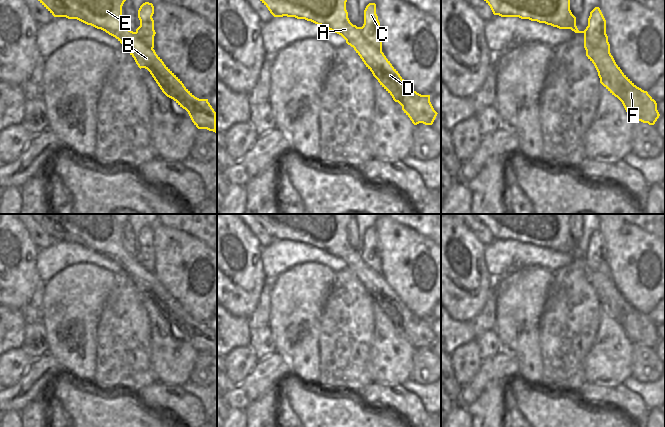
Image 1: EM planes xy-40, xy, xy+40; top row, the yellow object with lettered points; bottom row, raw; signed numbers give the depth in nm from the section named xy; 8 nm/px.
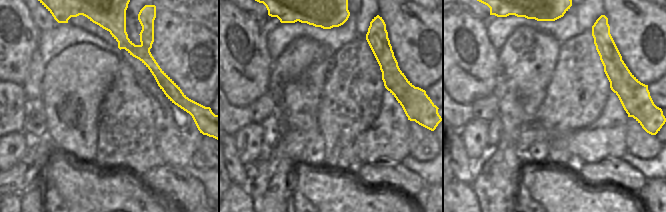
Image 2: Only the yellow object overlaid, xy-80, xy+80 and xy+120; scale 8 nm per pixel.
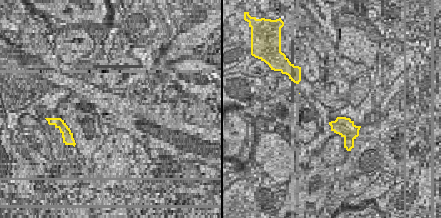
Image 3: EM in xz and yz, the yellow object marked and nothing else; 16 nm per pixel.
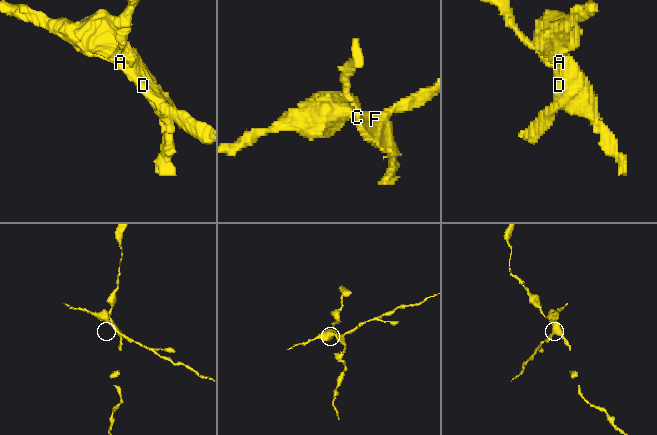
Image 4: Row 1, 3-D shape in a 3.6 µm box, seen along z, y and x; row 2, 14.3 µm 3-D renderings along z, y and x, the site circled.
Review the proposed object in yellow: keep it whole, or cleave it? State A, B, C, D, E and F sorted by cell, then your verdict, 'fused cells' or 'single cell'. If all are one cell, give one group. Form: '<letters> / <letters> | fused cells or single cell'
A B D E F / C | fused cells

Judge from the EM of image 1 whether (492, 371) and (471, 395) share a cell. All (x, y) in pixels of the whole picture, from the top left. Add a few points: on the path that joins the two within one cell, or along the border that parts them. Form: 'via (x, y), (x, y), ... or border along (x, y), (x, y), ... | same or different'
via (486, 377), (474, 389) | same

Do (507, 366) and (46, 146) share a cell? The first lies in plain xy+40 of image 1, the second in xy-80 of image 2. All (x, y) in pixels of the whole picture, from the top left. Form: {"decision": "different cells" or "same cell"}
{"decision": "same cell"}

